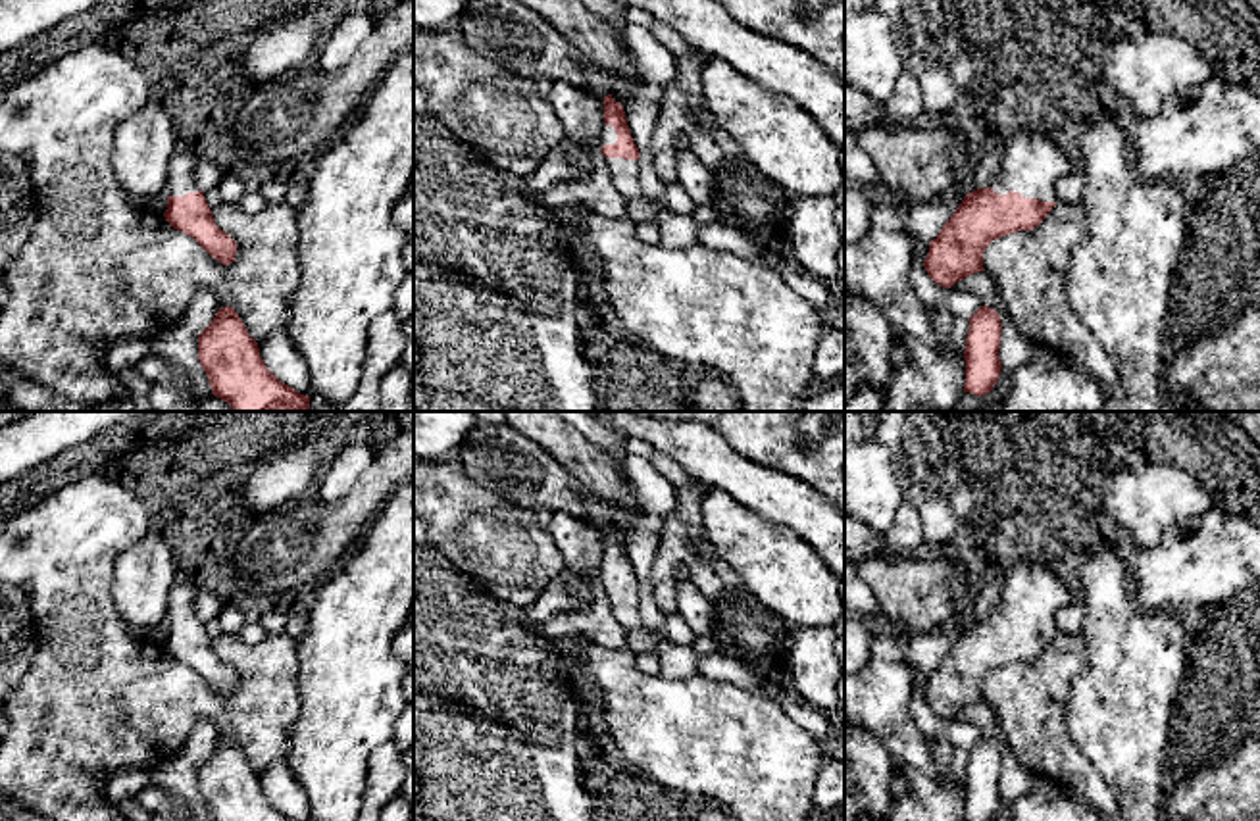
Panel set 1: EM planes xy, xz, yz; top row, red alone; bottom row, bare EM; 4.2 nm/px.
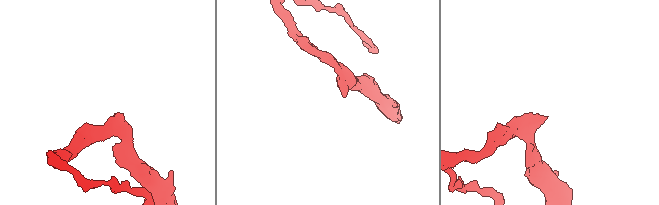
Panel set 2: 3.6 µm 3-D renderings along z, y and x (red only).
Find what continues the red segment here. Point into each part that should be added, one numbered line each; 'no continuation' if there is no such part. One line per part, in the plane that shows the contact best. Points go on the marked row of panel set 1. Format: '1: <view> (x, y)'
1: yz (1032, 162)

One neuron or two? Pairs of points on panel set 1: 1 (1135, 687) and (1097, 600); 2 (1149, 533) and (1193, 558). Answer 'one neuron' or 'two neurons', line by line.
1: one neuron
2: two neurons

